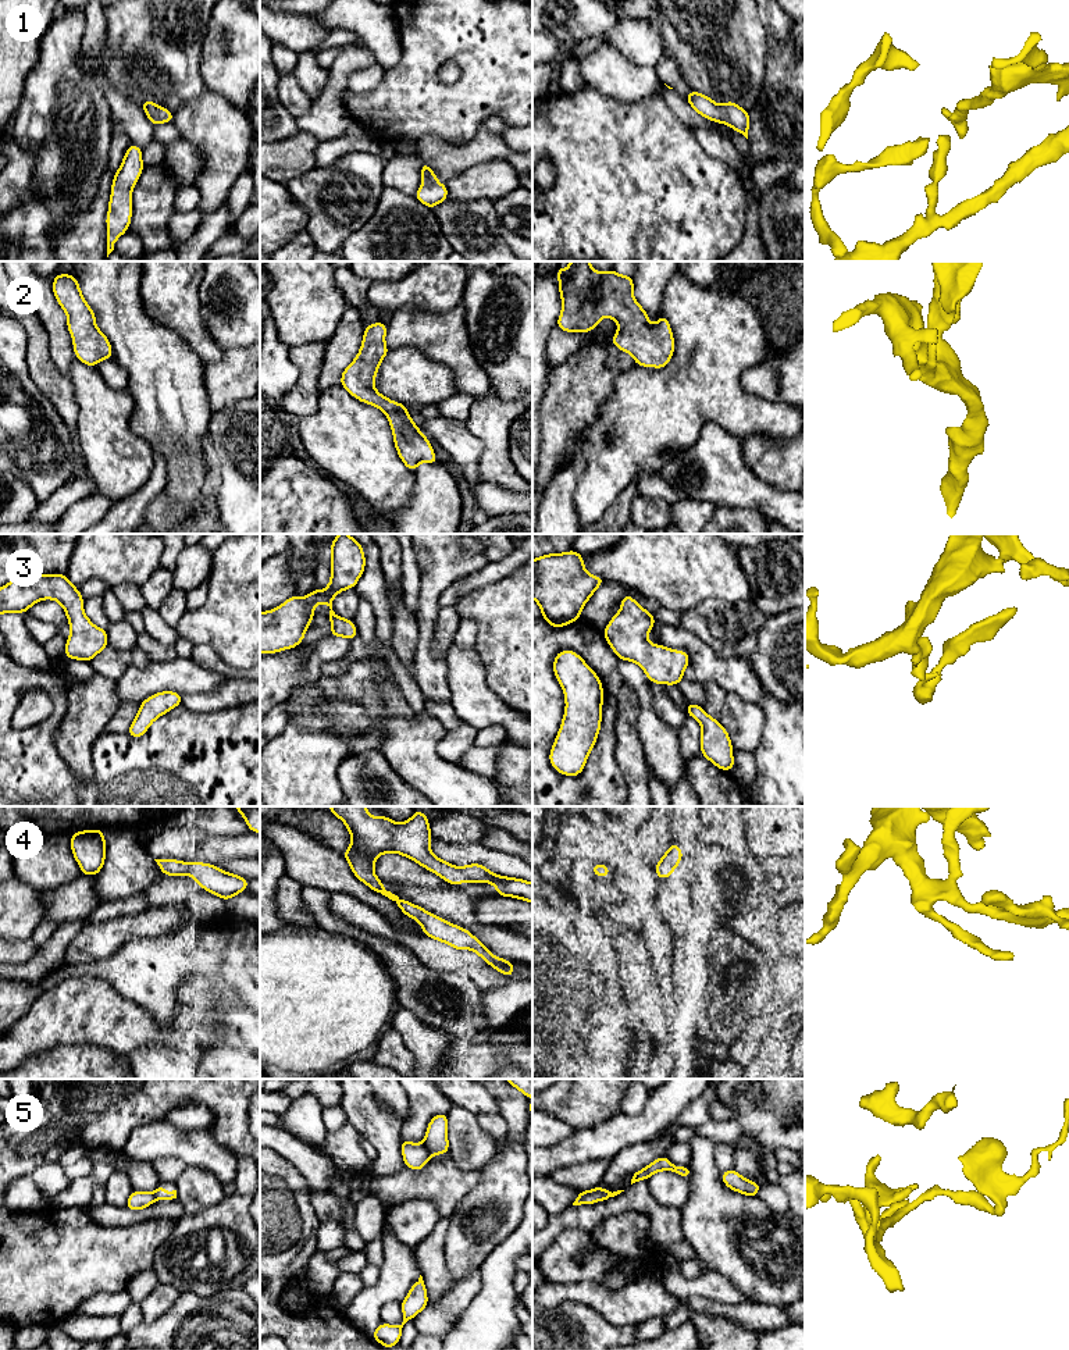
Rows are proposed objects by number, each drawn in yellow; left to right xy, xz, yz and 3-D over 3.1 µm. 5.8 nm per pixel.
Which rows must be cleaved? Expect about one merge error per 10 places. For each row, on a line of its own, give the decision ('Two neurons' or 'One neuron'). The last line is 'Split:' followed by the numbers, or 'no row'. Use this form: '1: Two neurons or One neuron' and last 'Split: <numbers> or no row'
1: One neuron
2: One neuron
3: One neuron
4: One neuron
5: Two neurons
Split: 5

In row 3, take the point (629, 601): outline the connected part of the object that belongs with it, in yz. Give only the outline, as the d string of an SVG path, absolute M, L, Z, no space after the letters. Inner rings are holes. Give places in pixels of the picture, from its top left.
M624 595L620 601L621 609L602 631L616 656L637 663L649 683L678 685L689 665L689 655L651 644L646 634L656 623L653 615L639 606L631 595Z

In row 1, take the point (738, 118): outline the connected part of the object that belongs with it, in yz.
M691 89L685 101L706 120L727 124L731 129L735 129L748 139L749 113L733 100L726 104L717 104L709 96Z

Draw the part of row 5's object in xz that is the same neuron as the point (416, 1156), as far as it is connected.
M405 1139L400 1140L402 1157L405 1165L411 1171L423 1169L430 1158L430 1153L424 1143L410 1143Z

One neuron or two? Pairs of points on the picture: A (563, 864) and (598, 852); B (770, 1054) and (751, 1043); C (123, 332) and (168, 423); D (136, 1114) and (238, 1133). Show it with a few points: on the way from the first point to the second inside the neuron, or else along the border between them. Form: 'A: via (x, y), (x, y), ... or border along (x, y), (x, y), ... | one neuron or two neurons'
A: via (572, 855), (574, 852), (590, 852) | one neuron
B: border along (772, 1021), (758, 1053), (747, 1064) | two neurons
C: via (145, 355), (164, 374), (168, 401) | one neuron
D: via (164, 1093), (206, 1093), (218, 1105) | one neuron

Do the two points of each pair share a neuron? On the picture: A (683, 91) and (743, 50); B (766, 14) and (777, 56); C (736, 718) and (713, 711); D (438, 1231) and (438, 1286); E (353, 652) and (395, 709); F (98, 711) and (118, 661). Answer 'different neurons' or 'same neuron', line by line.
A: different neurons
B: same neuron
C: different neurons
D: same neuron
E: different neurons
F: different neurons

